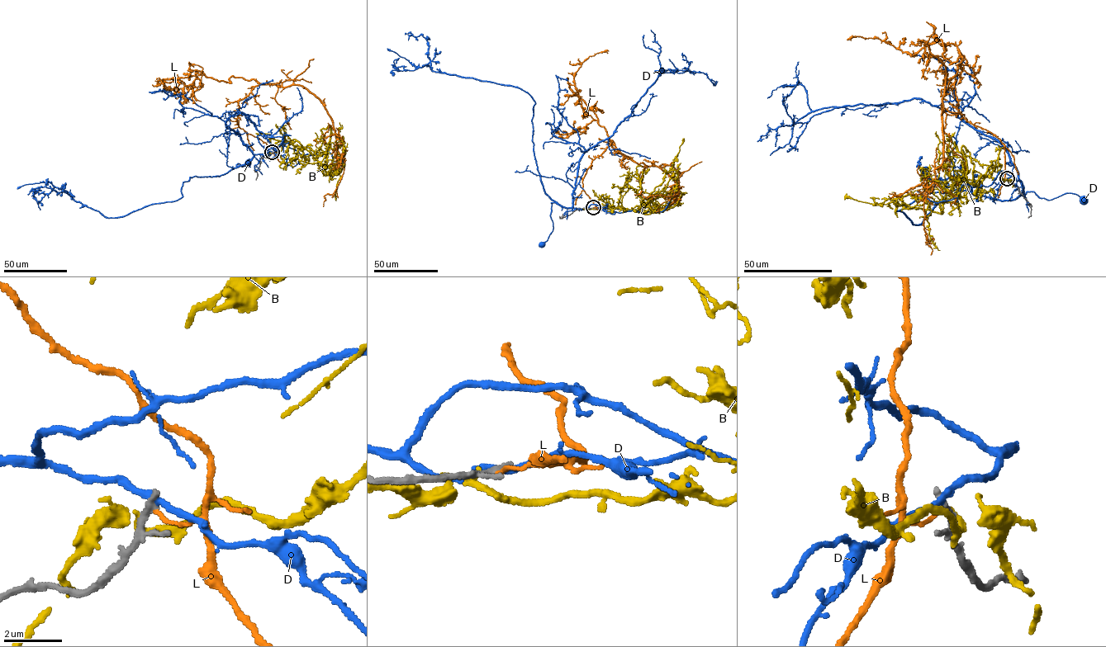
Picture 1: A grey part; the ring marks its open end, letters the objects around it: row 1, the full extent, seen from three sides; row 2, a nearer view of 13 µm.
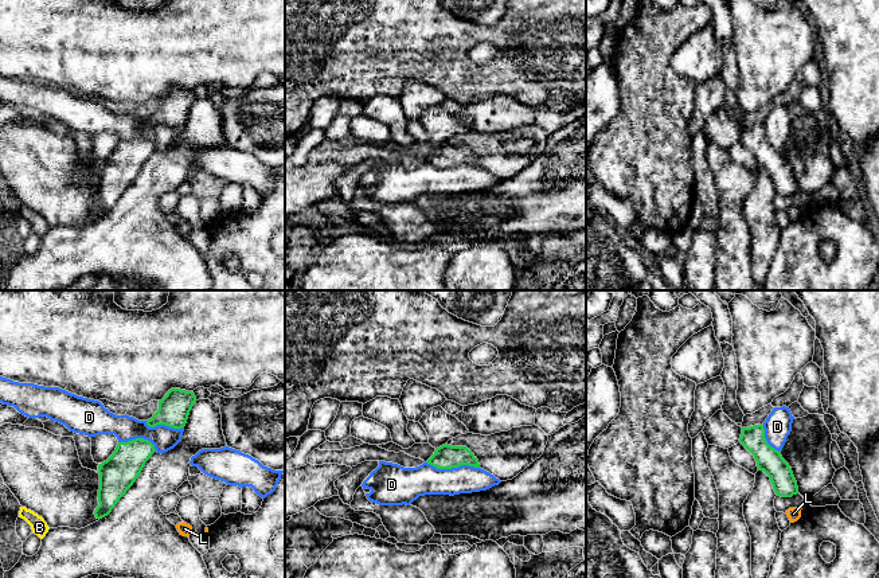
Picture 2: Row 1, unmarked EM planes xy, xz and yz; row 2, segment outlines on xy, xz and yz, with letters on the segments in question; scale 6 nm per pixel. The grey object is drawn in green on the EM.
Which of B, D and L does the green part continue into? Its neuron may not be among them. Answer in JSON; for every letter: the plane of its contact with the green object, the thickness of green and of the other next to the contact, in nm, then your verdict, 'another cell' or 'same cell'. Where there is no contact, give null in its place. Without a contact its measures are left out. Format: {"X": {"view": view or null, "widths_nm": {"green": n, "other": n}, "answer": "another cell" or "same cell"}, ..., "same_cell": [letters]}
{"B": {"view": null, "answer": "another cell"}, "D": {"view": "xz", "widths_nm": {"green": 140, "other": 180}, "answer": "another cell"}, "L": {"view": null, "answer": "another cell"}, "same_cell": []}

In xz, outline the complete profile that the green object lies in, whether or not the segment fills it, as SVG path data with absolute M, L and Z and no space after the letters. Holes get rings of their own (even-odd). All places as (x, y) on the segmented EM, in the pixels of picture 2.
M448 444L437 448L426 462L437 469L452 469L461 465L480 468L478 460L466 446L452 446Z

